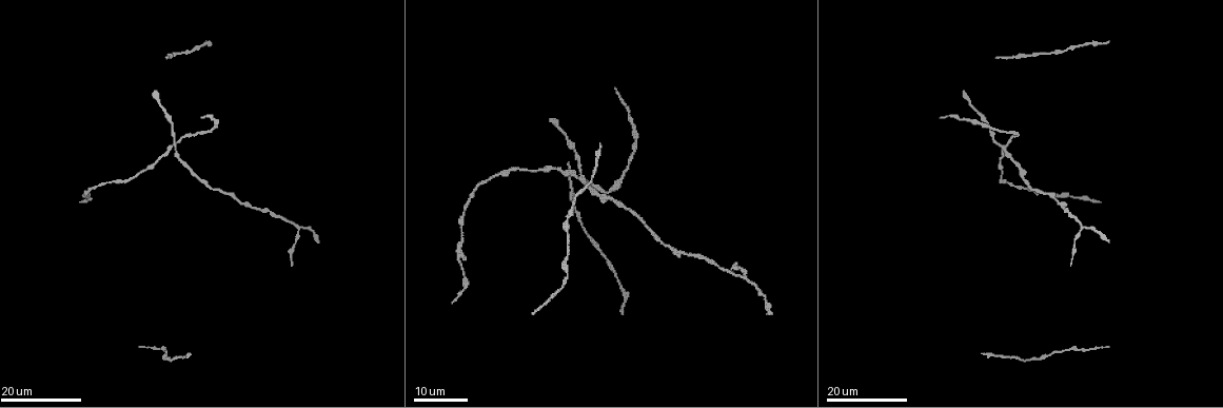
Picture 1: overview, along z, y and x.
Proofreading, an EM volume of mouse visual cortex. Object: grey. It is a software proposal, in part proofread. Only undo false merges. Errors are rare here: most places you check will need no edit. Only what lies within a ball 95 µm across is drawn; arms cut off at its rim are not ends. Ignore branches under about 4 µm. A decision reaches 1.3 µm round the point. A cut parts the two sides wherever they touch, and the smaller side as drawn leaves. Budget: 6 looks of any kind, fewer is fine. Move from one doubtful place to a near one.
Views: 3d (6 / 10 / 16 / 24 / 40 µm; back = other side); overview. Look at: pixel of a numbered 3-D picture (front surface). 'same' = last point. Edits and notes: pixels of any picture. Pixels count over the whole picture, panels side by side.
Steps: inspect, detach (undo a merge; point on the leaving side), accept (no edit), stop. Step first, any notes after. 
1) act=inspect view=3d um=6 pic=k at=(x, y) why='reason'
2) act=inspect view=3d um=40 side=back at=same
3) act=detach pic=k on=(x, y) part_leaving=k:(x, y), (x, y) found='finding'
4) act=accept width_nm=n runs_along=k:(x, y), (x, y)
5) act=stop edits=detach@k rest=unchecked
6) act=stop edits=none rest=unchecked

act=inspect view=3d um=24 pic=1 at=(457, 260)

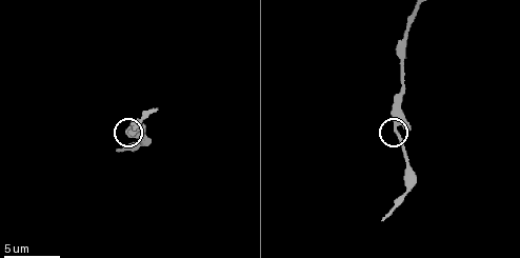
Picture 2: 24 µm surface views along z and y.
act=inspect view=3d um=10 pic=2 at=(395, 126) why='zoom in'

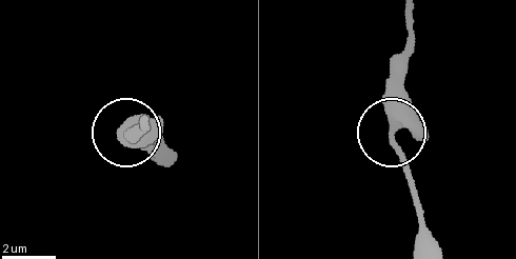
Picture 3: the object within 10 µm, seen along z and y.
act=inspect view=3d um=6 pic=3 at=(395, 134)

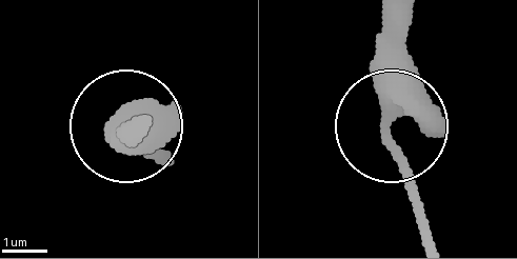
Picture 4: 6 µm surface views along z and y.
act=accept runs_along=4:(406, 15), (395, 139), (424, 241) found='continuous, no second neuron'

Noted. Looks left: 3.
act=inspect view=3d um=16 pic=1 at=(580, 173)

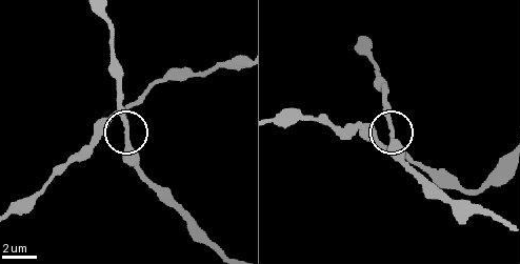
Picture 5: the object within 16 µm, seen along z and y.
act=inspect view=3d um=6 pic=5 at=(127, 122)

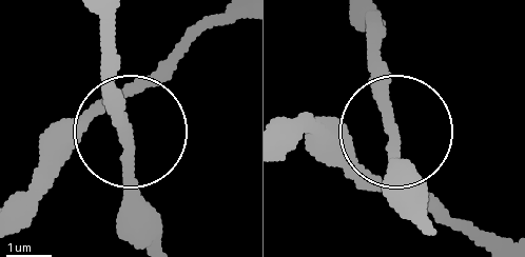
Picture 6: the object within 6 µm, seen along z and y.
act=accept found='one neuron here'

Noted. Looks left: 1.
act=stop edits=none rest=unchecked

